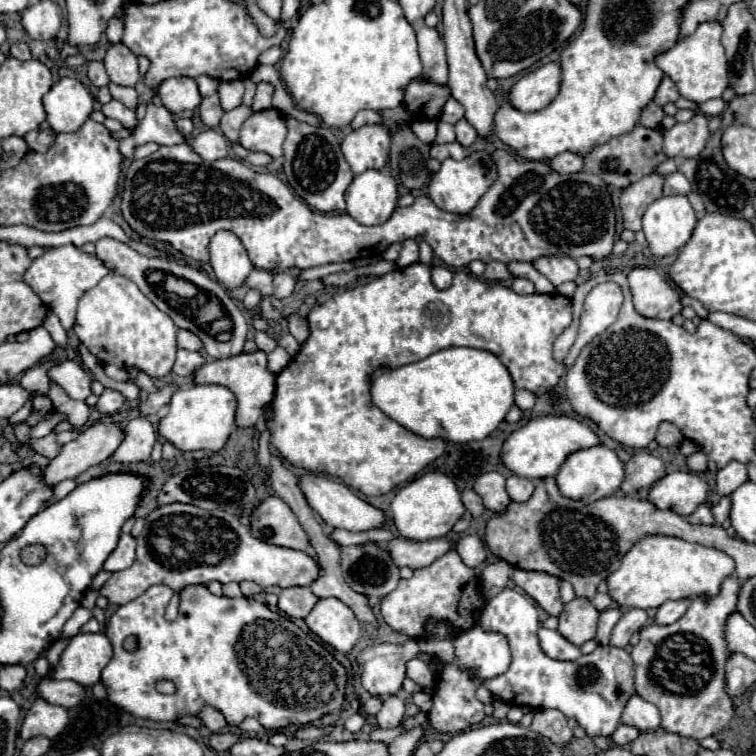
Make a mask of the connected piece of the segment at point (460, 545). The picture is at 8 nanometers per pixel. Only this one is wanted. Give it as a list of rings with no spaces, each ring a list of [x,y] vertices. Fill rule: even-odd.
[[[465,535],[455,543],[455,551],[467,567],[479,567],[487,557],[485,543],[475,535]]]

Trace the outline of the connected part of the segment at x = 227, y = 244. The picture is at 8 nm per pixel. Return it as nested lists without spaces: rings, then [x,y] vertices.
[[[217,231],[209,241],[209,263],[215,277],[225,287],[237,287],[253,269],[253,263],[247,257],[241,239],[231,231]]]

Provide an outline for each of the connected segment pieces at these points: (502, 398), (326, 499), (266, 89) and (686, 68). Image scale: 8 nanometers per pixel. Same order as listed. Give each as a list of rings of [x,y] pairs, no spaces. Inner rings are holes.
[[[449,347],[441,349],[417,363],[401,365],[401,367],[379,367],[371,373],[371,401],[379,407],[387,417],[409,429],[411,433],[425,439],[445,439],[453,443],[469,443],[477,439],[485,439],[497,425],[503,421],[507,411],[513,407],[513,381],[509,371],[501,365],[501,361],[481,349],[471,347]]]
[[[307,473],[307,475],[301,477],[301,489],[303,489],[305,499],[311,505],[311,509],[315,513],[319,513],[323,517],[323,521],[331,527],[341,527],[341,529],[347,529],[347,531],[369,531],[369,529],[379,529],[379,527],[385,525],[385,513],[381,509],[373,507],[371,503],[363,501],[361,497],[357,497],[343,483]]]
[[[259,83],[259,85],[257,85],[257,93],[255,93],[255,99],[253,99],[251,109],[253,109],[253,111],[269,109],[269,107],[271,107],[273,91],[275,91],[275,89],[273,89],[273,85],[271,85],[271,83]]]
[[[701,23],[693,35],[677,41],[667,53],[657,57],[657,65],[669,75],[681,93],[681,97],[705,103],[707,99],[721,97],[721,93],[729,87],[729,73],[727,73],[727,57],[725,47],[721,45],[721,23]]]

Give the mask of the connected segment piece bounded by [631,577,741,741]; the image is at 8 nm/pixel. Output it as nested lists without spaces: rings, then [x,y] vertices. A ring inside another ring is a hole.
[[[729,577],[715,599],[691,599],[691,605],[687,613],[677,619],[677,623],[671,625],[647,625],[639,631],[641,641],[633,647],[631,657],[635,665],[635,691],[649,703],[657,705],[661,713],[661,727],[665,727],[671,733],[691,737],[695,741],[701,741],[709,735],[717,735],[723,731],[731,717],[735,715],[735,707],[731,697],[725,691],[725,661],[729,657],[723,637],[723,625],[725,619],[737,609],[737,593],[741,587],[741,579]]]

